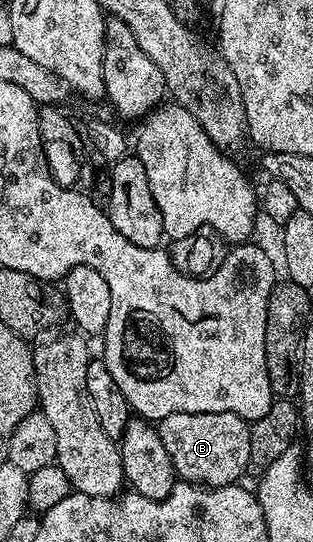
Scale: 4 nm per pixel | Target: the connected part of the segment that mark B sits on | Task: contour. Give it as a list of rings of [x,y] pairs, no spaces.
[[[173,413],[169,417],[158,420],[157,430],[161,437],[161,445],[165,445],[175,466],[176,476],[180,480],[214,489],[242,480],[239,478],[242,477],[243,470],[248,470],[251,428],[248,420],[237,417],[233,413]]]

